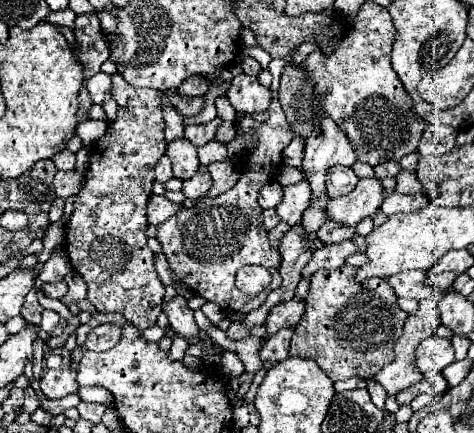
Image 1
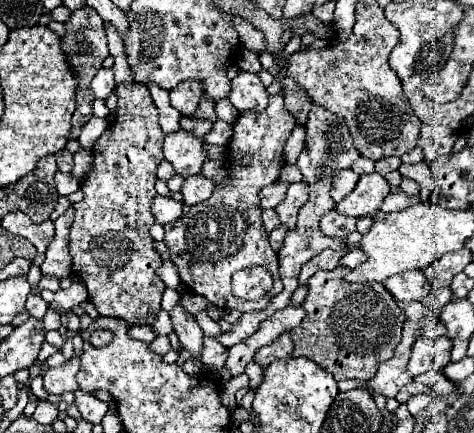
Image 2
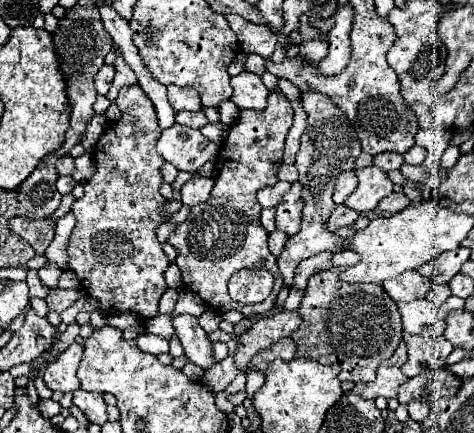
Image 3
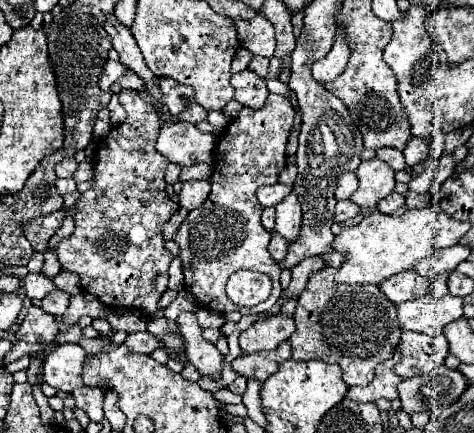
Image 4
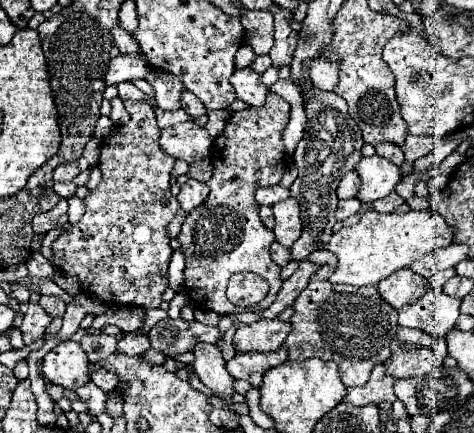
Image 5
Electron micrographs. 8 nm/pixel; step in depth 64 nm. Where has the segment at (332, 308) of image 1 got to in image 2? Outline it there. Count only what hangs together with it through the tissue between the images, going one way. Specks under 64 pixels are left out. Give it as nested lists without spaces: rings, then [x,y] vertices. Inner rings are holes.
[[[334,268],[332,272],[320,270],[308,280],[308,296],[302,302],[302,308],[306,310],[306,316],[298,330],[292,332],[294,342],[294,356],[306,356],[332,372],[336,380],[356,378],[356,380],[372,380],[376,376],[376,370],[380,362],[390,360],[394,354],[394,348],[400,342],[402,336],[402,324],[404,324],[404,312],[398,308],[392,294],[378,282],[362,282],[352,284],[346,282],[342,276],[348,272],[348,268]]]

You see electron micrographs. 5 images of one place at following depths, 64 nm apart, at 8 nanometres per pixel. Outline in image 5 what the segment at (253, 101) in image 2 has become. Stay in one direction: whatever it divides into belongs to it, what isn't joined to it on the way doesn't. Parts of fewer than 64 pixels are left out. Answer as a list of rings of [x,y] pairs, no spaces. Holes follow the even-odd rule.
[[[250,66],[232,74],[232,86],[236,90],[236,96],[250,106],[262,106],[266,100],[268,90],[262,84],[262,76],[258,72],[252,72]]]

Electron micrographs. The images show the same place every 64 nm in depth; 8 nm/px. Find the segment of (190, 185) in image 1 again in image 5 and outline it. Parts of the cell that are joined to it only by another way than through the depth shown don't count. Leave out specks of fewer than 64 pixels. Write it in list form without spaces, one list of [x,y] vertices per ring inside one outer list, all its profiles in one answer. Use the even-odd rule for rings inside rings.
[[[188,180],[182,184],[182,190],[178,194],[178,202],[184,212],[192,212],[196,206],[200,206],[208,196],[208,186],[198,180]]]

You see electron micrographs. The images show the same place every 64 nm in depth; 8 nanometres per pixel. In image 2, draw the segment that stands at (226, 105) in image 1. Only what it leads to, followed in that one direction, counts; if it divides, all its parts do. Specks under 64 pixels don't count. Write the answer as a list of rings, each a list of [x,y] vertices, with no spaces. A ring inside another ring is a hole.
[[[222,98],[216,102],[216,114],[220,120],[224,120],[228,124],[234,124],[234,120],[240,116],[240,112],[236,112],[236,108],[230,104],[228,98]]]

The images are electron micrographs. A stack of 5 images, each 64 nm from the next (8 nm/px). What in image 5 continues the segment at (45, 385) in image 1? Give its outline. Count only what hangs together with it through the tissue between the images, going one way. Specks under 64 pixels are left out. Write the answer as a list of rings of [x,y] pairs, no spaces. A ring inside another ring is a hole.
[[[74,340],[60,342],[58,346],[54,346],[42,362],[44,378],[48,378],[52,384],[64,386],[66,390],[76,390],[84,386],[90,380],[88,370],[88,356],[80,342]]]

